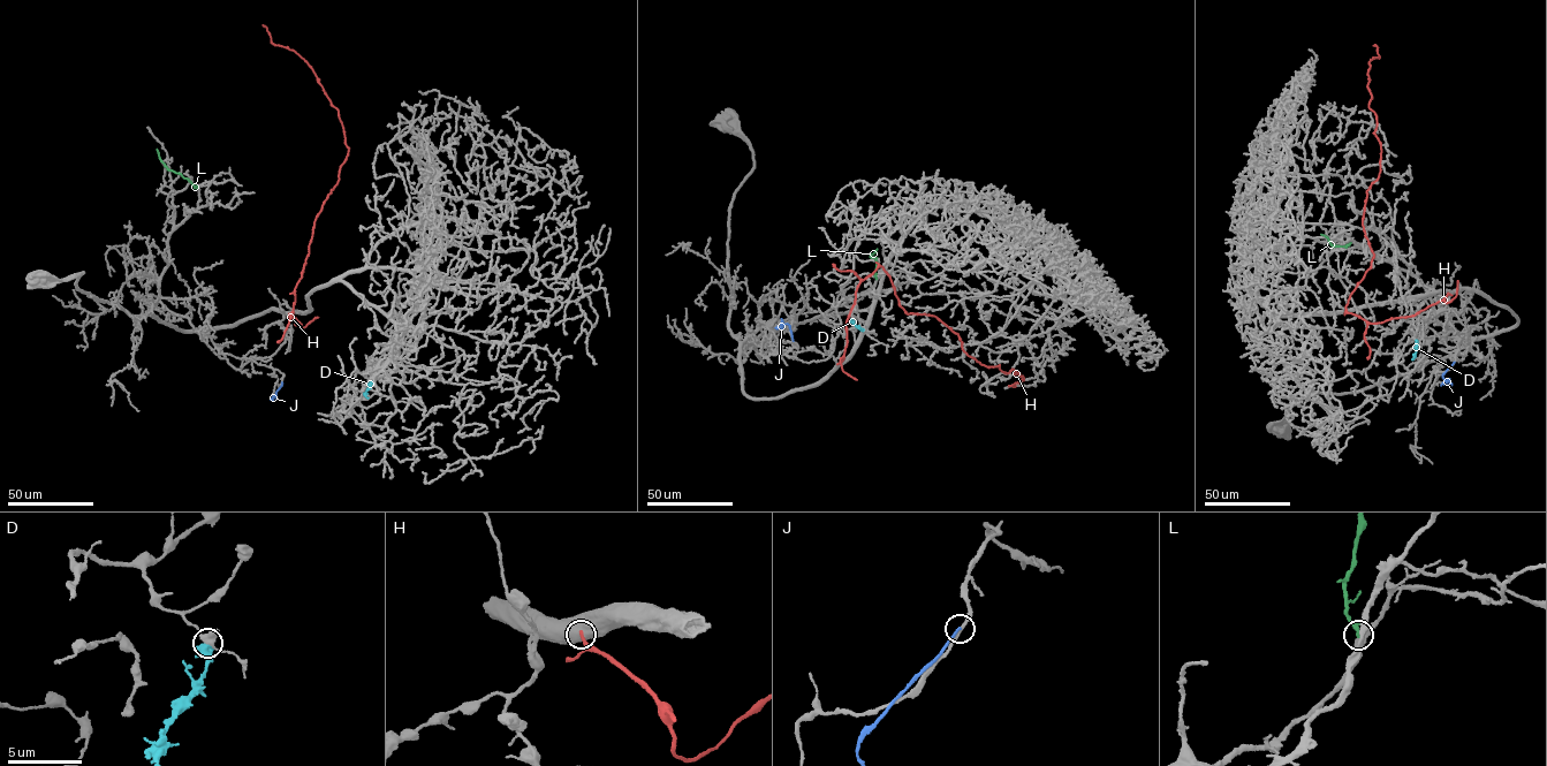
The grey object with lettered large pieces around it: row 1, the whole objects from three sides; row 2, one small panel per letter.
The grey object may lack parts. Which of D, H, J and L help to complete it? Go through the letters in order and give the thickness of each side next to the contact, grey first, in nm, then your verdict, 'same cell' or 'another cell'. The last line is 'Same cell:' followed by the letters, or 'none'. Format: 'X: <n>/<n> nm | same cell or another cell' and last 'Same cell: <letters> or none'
D: 320/500 nm | another cell
H: 750/200 nm | another cell
J: 200/170 nm | another cell
L: 340/220 nm | same cell
Same cell: L

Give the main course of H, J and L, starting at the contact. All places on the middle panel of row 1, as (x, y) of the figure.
H: (841, 362), (856, 290), (879, 265), (907, 313), (935, 317), (968, 356), (1020, 373), (1015, 382)
J: (793, 341), (788, 325), (775, 327)
L: (877, 279), (876, 258), (870, 256), (877, 249)

